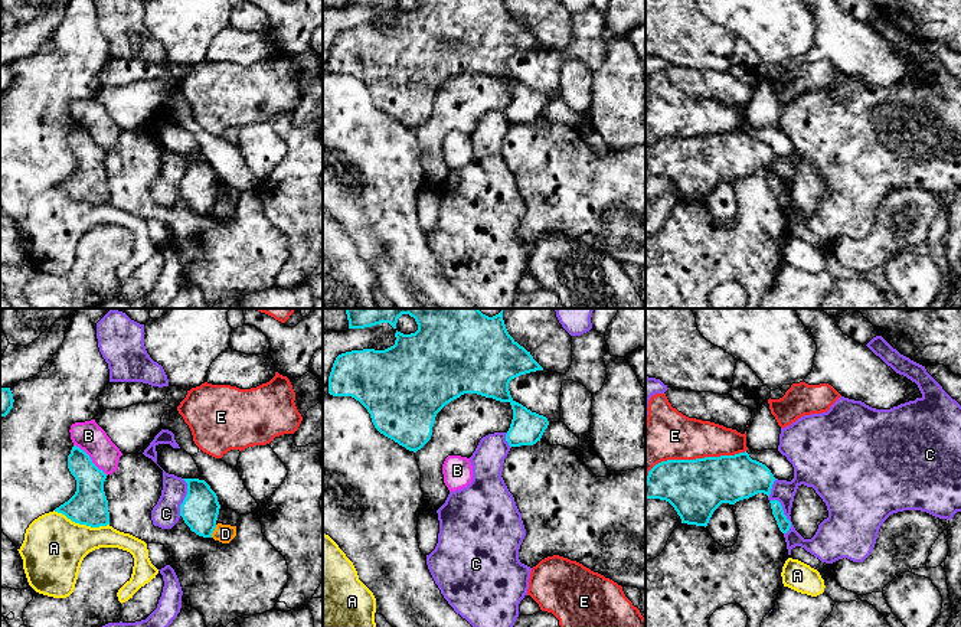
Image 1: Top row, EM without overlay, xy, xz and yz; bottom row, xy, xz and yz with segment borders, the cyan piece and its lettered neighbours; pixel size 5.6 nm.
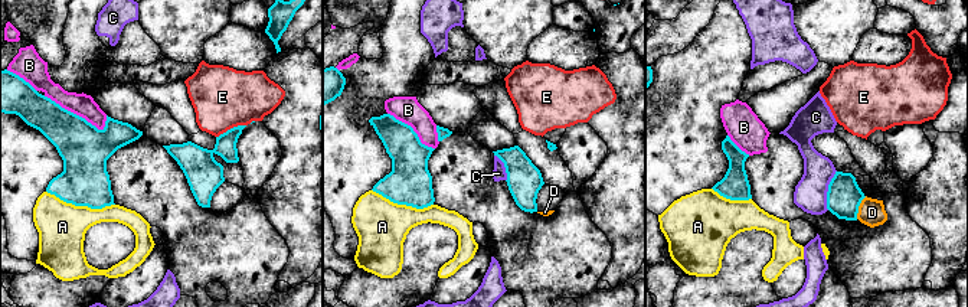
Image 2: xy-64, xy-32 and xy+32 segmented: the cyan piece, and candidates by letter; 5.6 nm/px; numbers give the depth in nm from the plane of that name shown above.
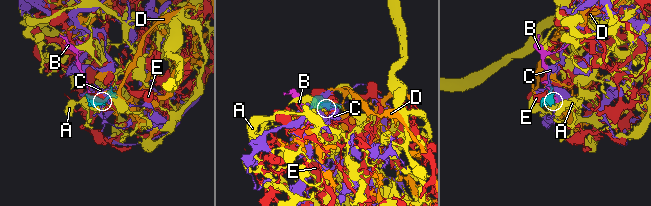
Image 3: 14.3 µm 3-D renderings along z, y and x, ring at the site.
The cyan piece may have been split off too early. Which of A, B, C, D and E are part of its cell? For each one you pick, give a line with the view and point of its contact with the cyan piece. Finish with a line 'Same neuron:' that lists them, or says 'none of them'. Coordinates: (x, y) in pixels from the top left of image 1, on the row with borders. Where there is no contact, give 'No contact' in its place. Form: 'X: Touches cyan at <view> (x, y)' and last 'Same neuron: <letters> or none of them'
Same neuron: none of them

